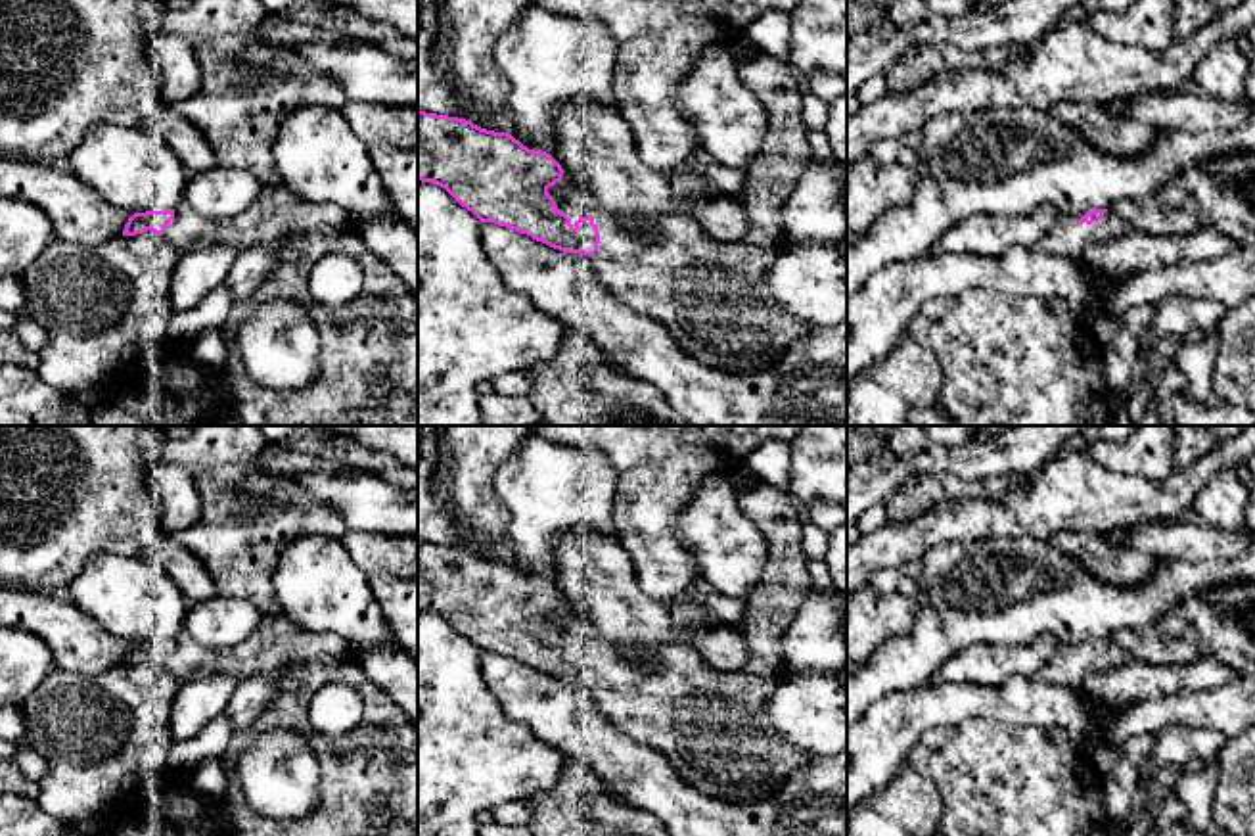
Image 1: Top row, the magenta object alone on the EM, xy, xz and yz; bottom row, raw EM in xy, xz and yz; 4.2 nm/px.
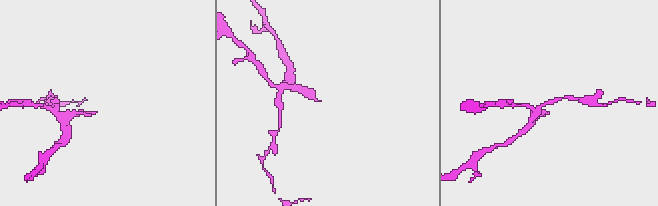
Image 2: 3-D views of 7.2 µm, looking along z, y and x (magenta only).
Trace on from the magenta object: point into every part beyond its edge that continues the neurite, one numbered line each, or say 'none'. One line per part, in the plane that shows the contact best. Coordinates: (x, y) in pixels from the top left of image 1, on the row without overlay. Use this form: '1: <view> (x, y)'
1: yz (1110, 656)

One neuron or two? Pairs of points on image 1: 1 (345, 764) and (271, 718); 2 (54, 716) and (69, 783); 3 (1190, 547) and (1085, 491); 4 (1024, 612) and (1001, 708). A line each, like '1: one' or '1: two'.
1: one
2: one
3: two
4: two

